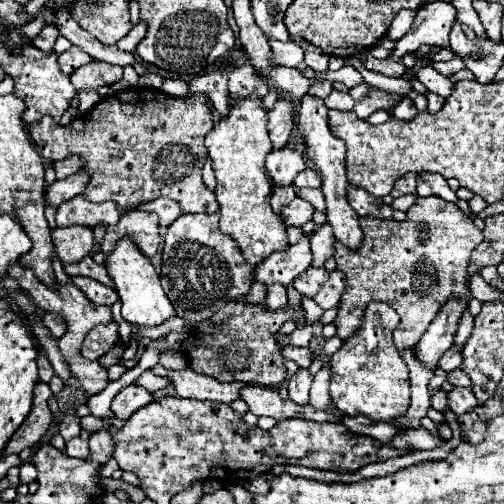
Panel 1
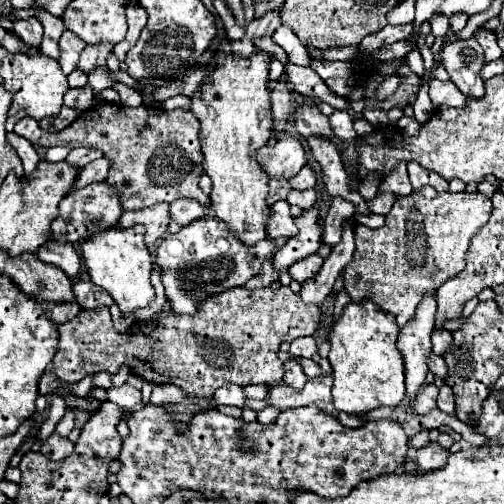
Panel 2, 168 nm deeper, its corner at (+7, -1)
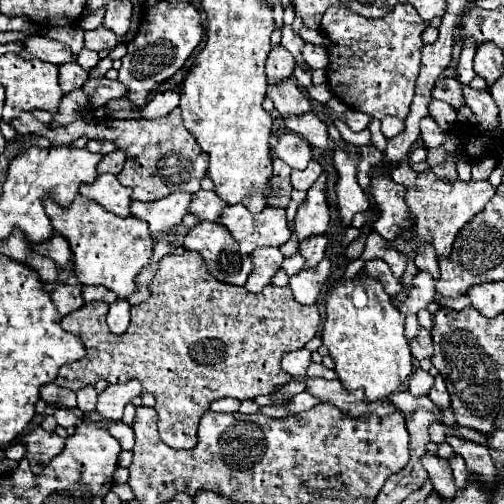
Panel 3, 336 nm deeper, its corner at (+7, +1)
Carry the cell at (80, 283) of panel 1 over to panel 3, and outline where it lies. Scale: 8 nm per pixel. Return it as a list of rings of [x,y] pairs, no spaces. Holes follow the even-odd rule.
[[[83,286],[81,288],[81,296],[83,296],[83,302],[93,302],[93,300],[101,300],[101,302],[115,302],[117,300],[117,294],[113,294],[111,290],[103,288],[103,286]]]

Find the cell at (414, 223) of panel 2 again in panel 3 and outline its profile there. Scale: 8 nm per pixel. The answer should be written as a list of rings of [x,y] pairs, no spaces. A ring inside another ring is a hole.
[[[423,172],[417,176],[417,182],[415,186],[407,188],[407,194],[405,194],[405,202],[409,206],[409,212],[411,212],[411,218],[415,222],[413,228],[401,228],[399,234],[387,242],[387,246],[399,250],[405,260],[407,260],[407,268],[405,268],[405,274],[401,276],[401,294],[395,294],[393,296],[393,302],[397,302],[397,306],[401,306],[405,302],[405,298],[409,298],[409,292],[411,292],[411,282],[415,278],[415,274],[419,272],[417,264],[415,264],[415,248],[417,246],[423,246],[425,242],[429,242],[433,248],[435,248],[435,254],[437,256],[449,256],[453,252],[453,242],[459,234],[459,230],[475,216],[479,214],[485,204],[493,198],[495,194],[495,188],[483,180],[483,182],[463,182],[463,180],[455,180],[455,182],[445,182],[445,180],[439,180],[433,172]]]

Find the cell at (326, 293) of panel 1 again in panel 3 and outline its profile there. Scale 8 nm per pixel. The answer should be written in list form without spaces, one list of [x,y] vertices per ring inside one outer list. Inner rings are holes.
[[[323,258],[315,268],[301,270],[289,280],[289,288],[293,290],[293,296],[301,304],[315,304],[321,288],[325,286],[331,272],[331,260]]]

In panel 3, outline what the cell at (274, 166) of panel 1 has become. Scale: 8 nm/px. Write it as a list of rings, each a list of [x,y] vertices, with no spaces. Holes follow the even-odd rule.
[[[285,132],[281,136],[277,136],[277,142],[271,150],[277,158],[281,158],[283,162],[287,162],[293,170],[303,170],[309,160],[313,158],[313,150],[309,146],[309,142],[293,132]]]

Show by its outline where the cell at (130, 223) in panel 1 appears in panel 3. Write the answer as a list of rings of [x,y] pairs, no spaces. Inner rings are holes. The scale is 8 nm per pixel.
[[[173,192],[161,200],[155,202],[133,202],[131,214],[145,220],[149,224],[149,230],[153,236],[173,230],[181,224],[183,216],[187,214],[191,194]]]

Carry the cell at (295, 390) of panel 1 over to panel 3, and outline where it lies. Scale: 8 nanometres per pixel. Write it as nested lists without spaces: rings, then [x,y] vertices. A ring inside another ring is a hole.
[[[301,348],[301,350],[297,350],[297,352],[285,354],[285,358],[283,358],[283,362],[281,362],[281,368],[283,368],[287,374],[291,374],[293,378],[303,378],[309,364],[311,364],[311,352],[305,350],[305,348]]]

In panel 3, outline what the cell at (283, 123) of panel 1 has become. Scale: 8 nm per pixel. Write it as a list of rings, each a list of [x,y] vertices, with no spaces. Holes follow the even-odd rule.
[[[275,46],[269,52],[269,58],[267,58],[267,78],[269,78],[271,86],[277,86],[279,82],[291,78],[293,76],[293,68],[295,68],[295,60],[283,46]]]

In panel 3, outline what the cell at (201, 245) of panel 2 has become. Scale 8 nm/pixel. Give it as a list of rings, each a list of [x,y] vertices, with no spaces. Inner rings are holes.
[[[199,222],[195,224],[183,238],[183,248],[185,250],[195,250],[201,254],[209,274],[213,278],[217,278],[219,282],[225,282],[225,284],[235,284],[235,286],[245,286],[247,282],[247,276],[251,274],[253,270],[253,260],[249,254],[241,254],[239,252],[239,246],[237,242],[233,240],[233,236],[229,234],[229,230],[225,230],[223,224],[219,222]]]

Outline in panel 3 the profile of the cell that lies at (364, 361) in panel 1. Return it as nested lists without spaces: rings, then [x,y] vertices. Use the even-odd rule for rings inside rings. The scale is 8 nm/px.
[[[357,276],[335,284],[327,294],[327,318],[321,332],[323,344],[335,362],[335,372],[345,390],[365,390],[365,402],[377,402],[397,392],[413,372],[413,354],[405,338],[401,312],[371,276]]]

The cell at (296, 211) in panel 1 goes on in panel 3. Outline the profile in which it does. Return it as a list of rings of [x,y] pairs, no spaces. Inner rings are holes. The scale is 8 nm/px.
[[[243,204],[227,206],[219,222],[239,242],[243,254],[251,254],[263,246],[281,246],[291,236],[283,208],[265,208],[253,214]]]

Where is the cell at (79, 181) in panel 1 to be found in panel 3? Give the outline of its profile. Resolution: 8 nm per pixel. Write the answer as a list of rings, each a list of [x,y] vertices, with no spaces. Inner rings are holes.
[[[115,150],[115,152],[105,154],[105,156],[101,158],[101,162],[99,162],[99,166],[97,166],[97,174],[105,174],[105,172],[109,172],[109,174],[119,174],[121,168],[123,168],[123,164],[125,164],[125,154],[123,154],[121,150]]]

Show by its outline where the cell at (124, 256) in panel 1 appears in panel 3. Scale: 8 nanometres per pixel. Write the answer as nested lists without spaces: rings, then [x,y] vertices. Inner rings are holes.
[[[77,196],[67,208],[61,208],[51,198],[45,198],[45,210],[53,228],[65,236],[71,246],[73,268],[81,284],[101,284],[113,290],[119,298],[129,298],[137,292],[135,278],[149,264],[153,250],[153,238],[145,220],[135,216],[119,218],[97,202],[89,202],[81,196]]]

